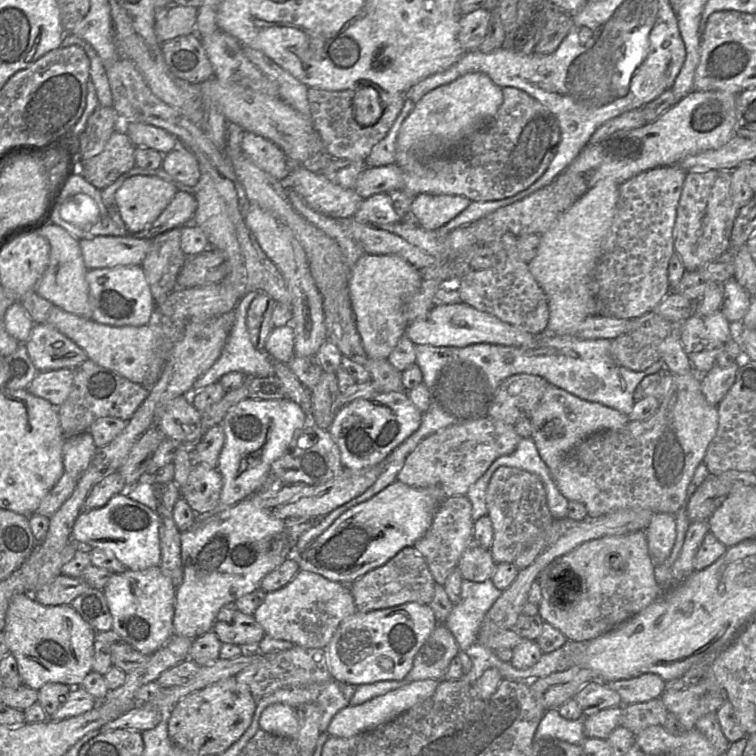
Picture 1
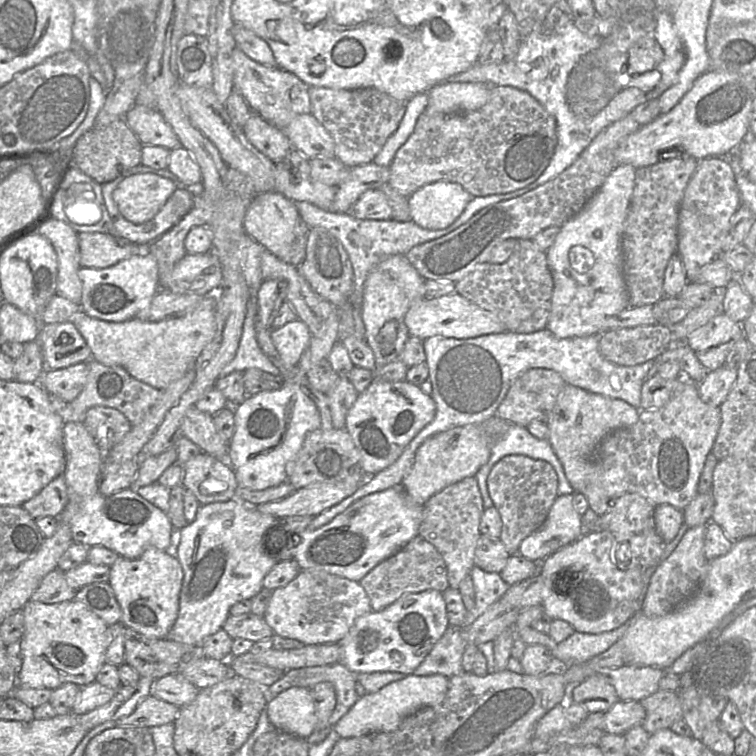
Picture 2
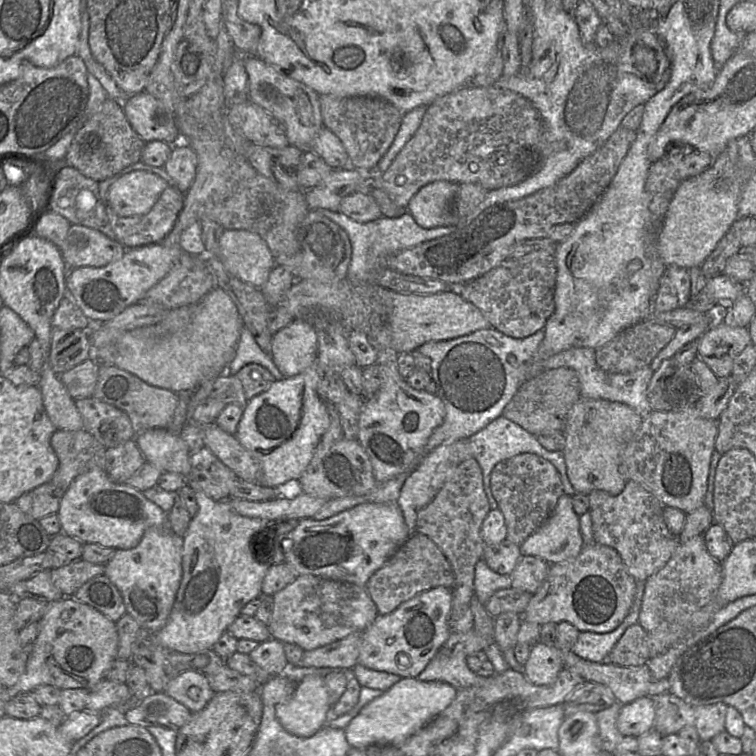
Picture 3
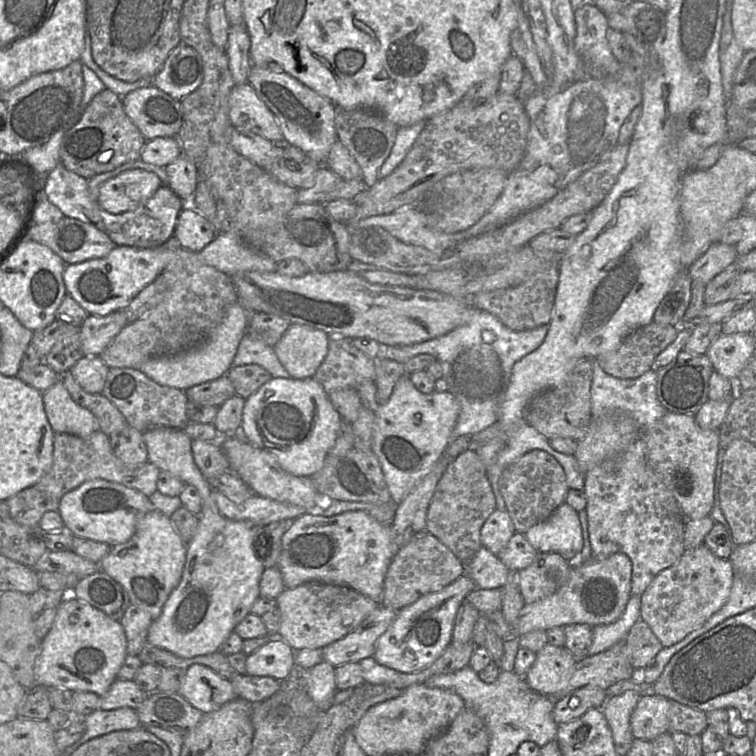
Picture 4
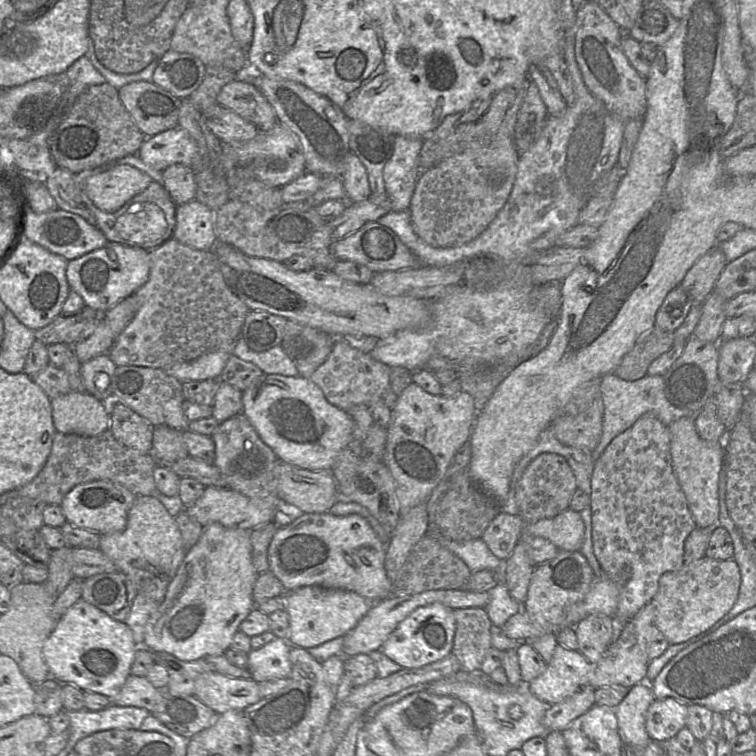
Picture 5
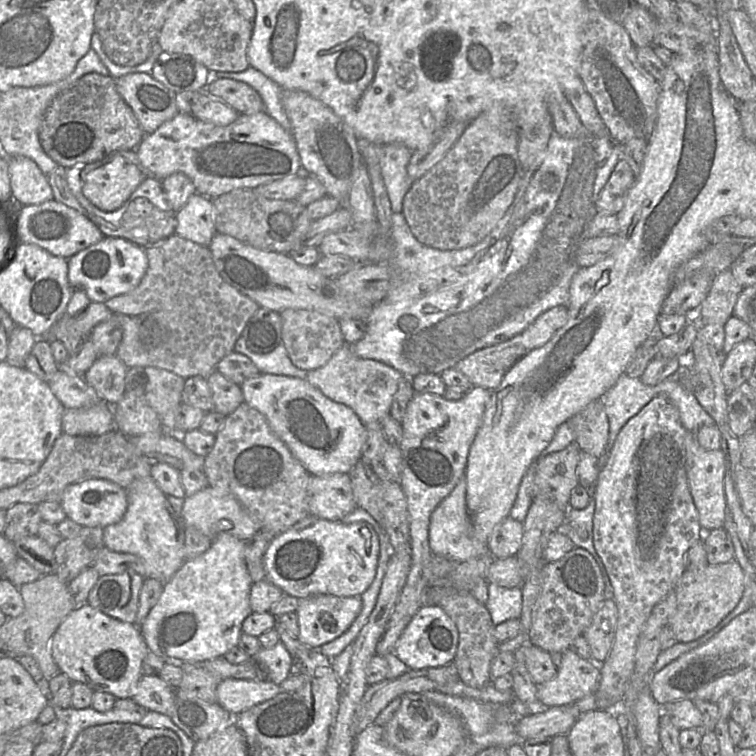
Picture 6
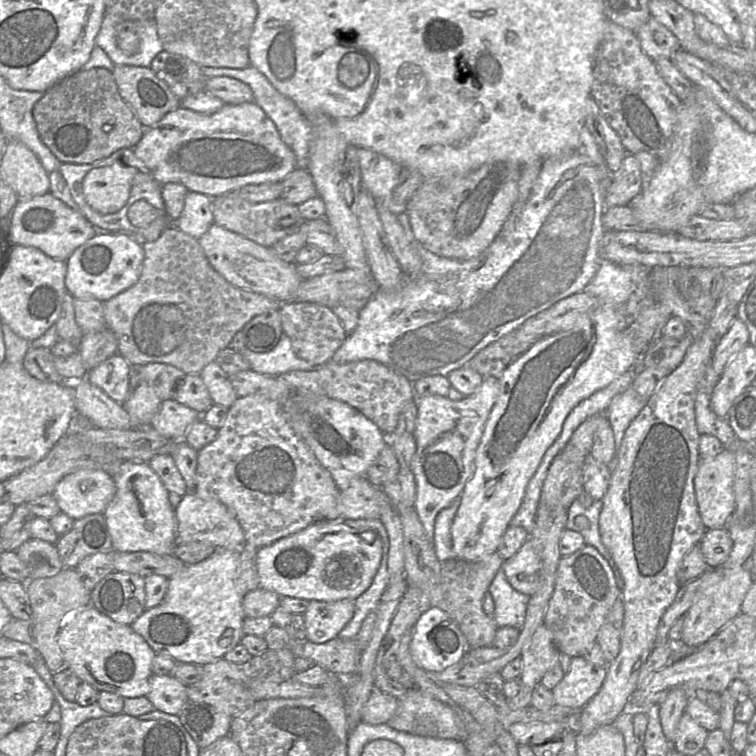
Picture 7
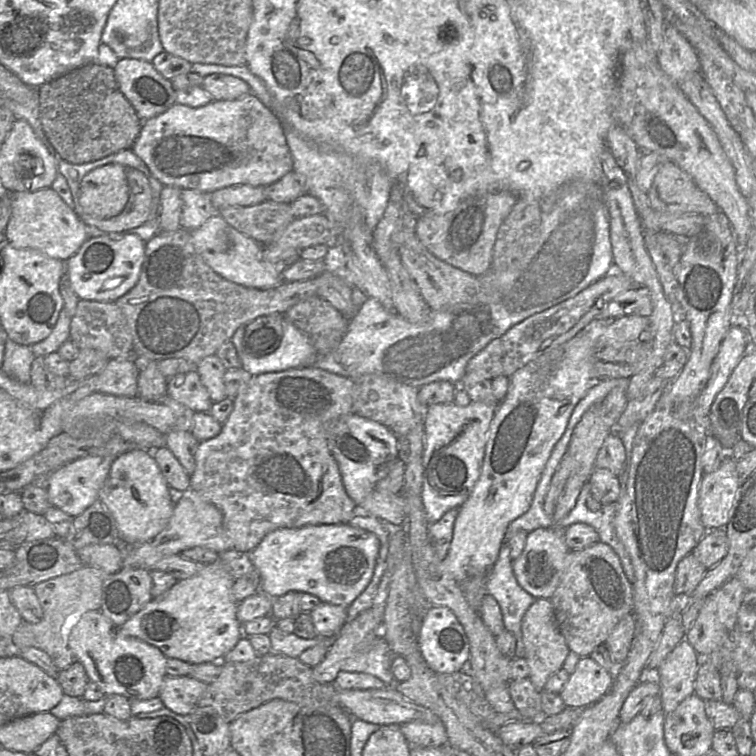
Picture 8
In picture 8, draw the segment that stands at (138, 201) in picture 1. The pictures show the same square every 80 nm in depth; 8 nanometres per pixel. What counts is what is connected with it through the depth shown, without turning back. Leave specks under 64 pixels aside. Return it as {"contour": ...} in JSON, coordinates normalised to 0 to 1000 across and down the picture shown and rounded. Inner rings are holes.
{"contour":[[[143,217],[108,235],[104,269],[111,282],[128,290],[146,290],[163,279],[171,263],[165,225],[159,217]]]}

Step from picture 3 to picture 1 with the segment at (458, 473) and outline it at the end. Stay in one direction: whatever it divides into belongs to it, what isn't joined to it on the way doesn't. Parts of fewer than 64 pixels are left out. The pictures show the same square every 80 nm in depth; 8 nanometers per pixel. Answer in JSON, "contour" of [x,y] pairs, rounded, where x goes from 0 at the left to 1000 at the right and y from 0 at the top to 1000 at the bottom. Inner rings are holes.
{"contour":[[[616,655],[590,656],[579,669],[570,696],[562,708],[548,721],[563,742],[577,771],[586,774],[626,712],[627,688],[624,668]]]}

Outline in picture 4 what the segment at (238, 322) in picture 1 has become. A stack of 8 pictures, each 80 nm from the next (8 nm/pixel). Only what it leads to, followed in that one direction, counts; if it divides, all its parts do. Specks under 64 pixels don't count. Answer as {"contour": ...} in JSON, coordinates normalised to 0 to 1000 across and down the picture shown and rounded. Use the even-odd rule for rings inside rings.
{"contour":[[[325,440],[320,446],[306,485],[325,481],[341,481],[351,487],[362,500],[385,500],[366,474],[362,459],[336,448]]]}

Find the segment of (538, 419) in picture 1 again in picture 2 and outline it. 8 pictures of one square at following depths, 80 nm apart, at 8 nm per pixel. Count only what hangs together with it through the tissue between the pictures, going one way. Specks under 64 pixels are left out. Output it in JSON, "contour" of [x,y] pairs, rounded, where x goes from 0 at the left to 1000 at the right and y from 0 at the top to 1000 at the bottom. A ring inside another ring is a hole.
{"contour":[[[749,509],[722,554],[725,585],[742,611],[747,628],[761,652],[771,655],[778,642],[788,638],[791,594],[807,571],[839,562],[847,542],[831,533]]]}

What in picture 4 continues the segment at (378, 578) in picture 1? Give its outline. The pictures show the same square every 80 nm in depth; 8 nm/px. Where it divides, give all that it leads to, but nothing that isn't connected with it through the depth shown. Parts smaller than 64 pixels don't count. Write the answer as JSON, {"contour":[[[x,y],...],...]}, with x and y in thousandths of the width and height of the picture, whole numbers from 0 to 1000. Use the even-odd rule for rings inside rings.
{"contour":[[[558,705],[526,726],[520,735],[508,763],[503,799],[519,807],[530,807],[561,787],[585,780],[616,757],[591,722],[571,706]]]}

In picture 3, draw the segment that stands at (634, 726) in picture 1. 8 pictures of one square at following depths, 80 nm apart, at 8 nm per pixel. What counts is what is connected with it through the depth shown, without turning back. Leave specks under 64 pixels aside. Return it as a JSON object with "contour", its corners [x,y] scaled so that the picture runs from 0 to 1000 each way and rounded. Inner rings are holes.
{"contour":[[[886,915],[860,921],[866,950],[864,964],[876,974],[896,971],[906,960],[918,960],[918,935]]]}

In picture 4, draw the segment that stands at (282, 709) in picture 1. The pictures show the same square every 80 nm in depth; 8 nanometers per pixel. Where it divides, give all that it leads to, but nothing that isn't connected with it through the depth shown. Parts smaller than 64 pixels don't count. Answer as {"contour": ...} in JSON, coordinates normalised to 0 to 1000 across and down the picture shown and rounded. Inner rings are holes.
{"contour":[[[426,874],[409,885],[407,918],[425,943],[440,933],[440,921],[446,915],[443,884]]]}

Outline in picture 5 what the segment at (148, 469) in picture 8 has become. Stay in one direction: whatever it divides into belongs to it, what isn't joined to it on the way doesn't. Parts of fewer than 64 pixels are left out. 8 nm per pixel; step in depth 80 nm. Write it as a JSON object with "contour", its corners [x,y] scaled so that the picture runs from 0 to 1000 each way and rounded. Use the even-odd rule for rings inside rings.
{"contour":[[[181,655],[168,680],[163,701],[132,706],[132,726],[188,784],[212,799],[242,743],[246,725],[231,684],[205,655]]]}

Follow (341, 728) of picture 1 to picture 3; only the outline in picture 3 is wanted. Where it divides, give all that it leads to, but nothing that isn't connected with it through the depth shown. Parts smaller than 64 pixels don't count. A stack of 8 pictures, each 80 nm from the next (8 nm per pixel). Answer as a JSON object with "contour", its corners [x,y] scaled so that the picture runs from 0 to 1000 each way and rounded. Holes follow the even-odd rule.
{"contour":[[[536,896],[484,931],[455,963],[458,979],[468,989],[491,985],[526,985],[560,963],[603,922],[604,913],[585,901],[557,901]]]}

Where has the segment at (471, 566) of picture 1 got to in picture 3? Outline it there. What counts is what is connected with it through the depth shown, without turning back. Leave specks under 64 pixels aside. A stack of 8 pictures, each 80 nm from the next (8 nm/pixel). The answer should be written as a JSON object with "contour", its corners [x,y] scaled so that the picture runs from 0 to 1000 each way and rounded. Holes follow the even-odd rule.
{"contour":[[[671,713],[653,720],[642,720],[638,739],[644,749],[660,759],[673,761],[690,735],[688,721]]]}

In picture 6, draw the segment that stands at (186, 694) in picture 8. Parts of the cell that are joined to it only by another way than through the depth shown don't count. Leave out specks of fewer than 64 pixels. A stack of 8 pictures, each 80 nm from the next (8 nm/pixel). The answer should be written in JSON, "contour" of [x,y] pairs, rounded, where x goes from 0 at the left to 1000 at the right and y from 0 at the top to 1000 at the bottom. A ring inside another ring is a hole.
{"contour":[[[201,892],[187,894],[173,925],[194,939],[222,944],[229,935],[231,922],[231,910],[210,893]]]}

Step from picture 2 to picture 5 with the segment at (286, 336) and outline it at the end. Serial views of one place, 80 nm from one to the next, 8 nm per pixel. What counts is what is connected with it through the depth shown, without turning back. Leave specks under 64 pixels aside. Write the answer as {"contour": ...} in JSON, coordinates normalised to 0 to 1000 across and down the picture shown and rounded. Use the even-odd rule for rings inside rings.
{"contour":[[[401,433],[397,456],[386,472],[396,497],[409,500],[414,492],[433,475],[440,462],[442,446],[431,439]]]}

